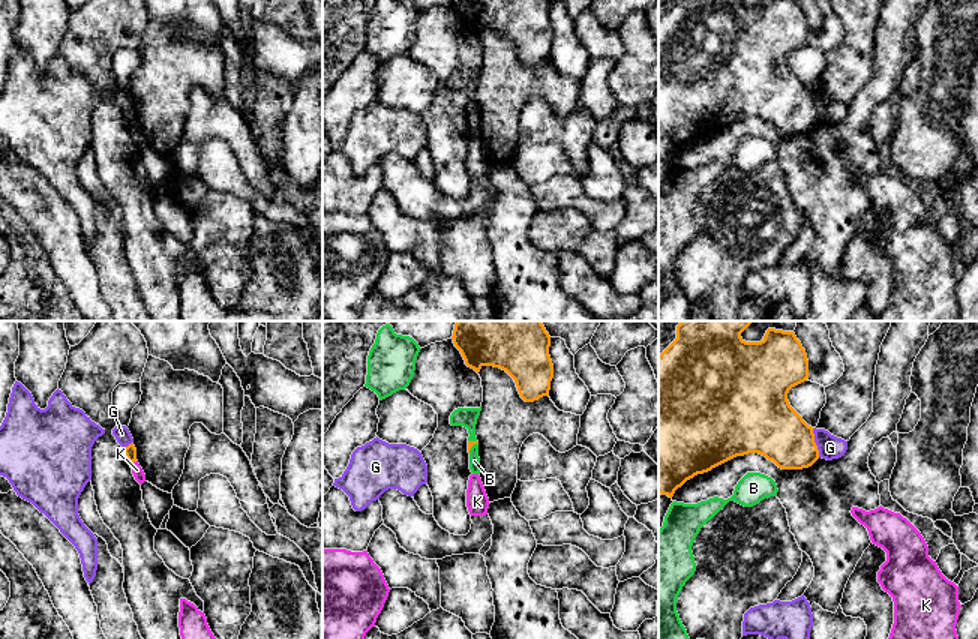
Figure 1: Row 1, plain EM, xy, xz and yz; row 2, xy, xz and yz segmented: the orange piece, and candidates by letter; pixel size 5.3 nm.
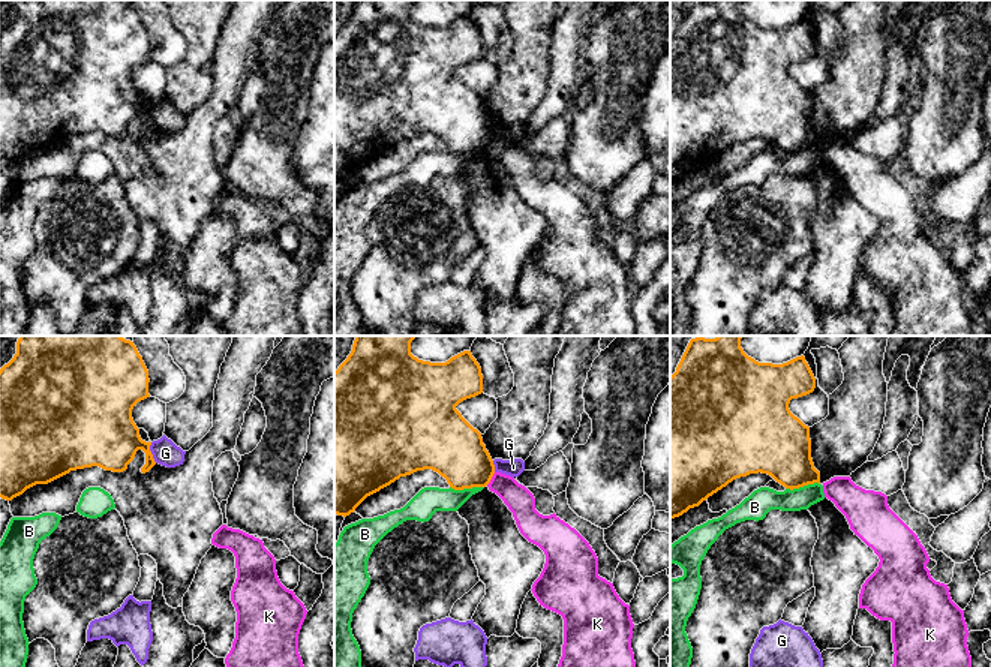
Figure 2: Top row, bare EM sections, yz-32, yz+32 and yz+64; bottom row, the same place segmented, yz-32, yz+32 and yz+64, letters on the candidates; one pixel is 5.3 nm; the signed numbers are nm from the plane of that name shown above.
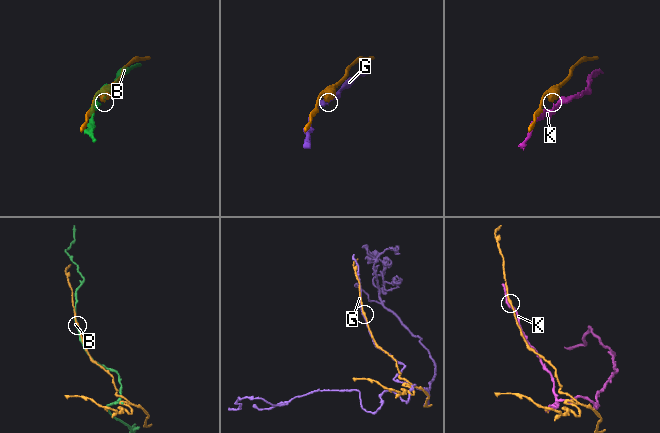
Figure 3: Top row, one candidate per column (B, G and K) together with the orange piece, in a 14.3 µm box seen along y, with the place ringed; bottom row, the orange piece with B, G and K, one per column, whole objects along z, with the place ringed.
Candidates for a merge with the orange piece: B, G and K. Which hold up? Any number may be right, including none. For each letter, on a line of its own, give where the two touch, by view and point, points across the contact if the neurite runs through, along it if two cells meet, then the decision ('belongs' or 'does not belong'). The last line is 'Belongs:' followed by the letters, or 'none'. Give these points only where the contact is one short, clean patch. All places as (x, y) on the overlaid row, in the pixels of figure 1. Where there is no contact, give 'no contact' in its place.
B: meets orange in xz at (473, 444); border along xz (476, 440), (468, 452); does not belong
G: meets orange in yz at (815, 443); border along yz (813, 428), (813, 441), (819, 456); does not belong
K: meets orange in xy at (134, 461); border along xy (137, 461), (131, 465); does not belong
Belongs: none

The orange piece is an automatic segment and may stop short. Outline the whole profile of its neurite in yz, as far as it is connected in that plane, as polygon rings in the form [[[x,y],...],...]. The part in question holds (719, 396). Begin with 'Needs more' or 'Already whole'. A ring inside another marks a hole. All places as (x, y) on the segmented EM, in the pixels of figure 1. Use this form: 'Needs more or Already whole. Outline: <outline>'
Already whole. Outline: [[[680,321],[676,326],[676,339],[658,356],[658,494],[672,498],[675,490],[694,476],[708,472],[736,456],[748,453],[759,453],[782,470],[808,468],[819,459],[813,434],[814,428],[808,426],[788,400],[789,390],[808,378],[806,350],[794,332],[776,328],[768,328],[760,342],[746,342],[741,333],[752,322],[753,321]]]

